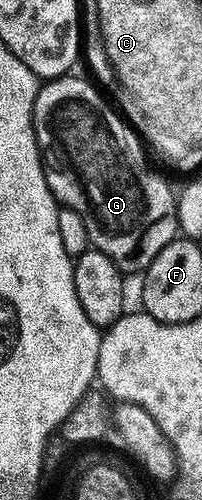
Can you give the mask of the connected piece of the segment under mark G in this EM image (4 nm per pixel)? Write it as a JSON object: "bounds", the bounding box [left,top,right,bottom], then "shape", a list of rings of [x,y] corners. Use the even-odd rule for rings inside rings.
{"bounds":[33,75,180,274],"shape":[[[75,75],[46,81],[40,87],[33,106],[33,126],[39,152],[43,155],[45,182],[49,182],[49,190],[62,207],[73,209],[84,219],[92,249],[107,254],[123,274],[142,274],[153,258],[157,258],[157,254],[161,254],[161,250],[180,235],[176,193],[173,188],[171,192],[161,173],[151,169],[147,161],[149,152],[139,133],[107,100],[108,105],[103,101],[104,93],[90,79],[82,80]]]}

